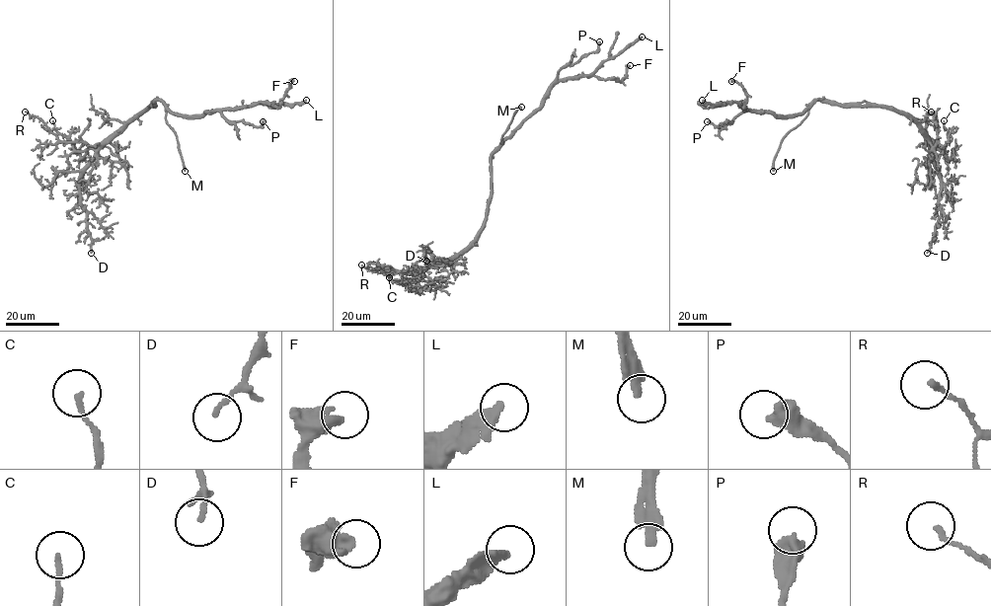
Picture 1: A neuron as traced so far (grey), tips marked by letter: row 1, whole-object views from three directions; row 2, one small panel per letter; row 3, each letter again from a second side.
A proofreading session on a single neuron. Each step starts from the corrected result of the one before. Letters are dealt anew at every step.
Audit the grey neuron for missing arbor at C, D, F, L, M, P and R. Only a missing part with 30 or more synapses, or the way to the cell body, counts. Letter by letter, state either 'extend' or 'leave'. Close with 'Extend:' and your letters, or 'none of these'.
C: leave
D: leave
F: leave
L: extend
M: extend
P: leave
R: leave
Extend: L, M

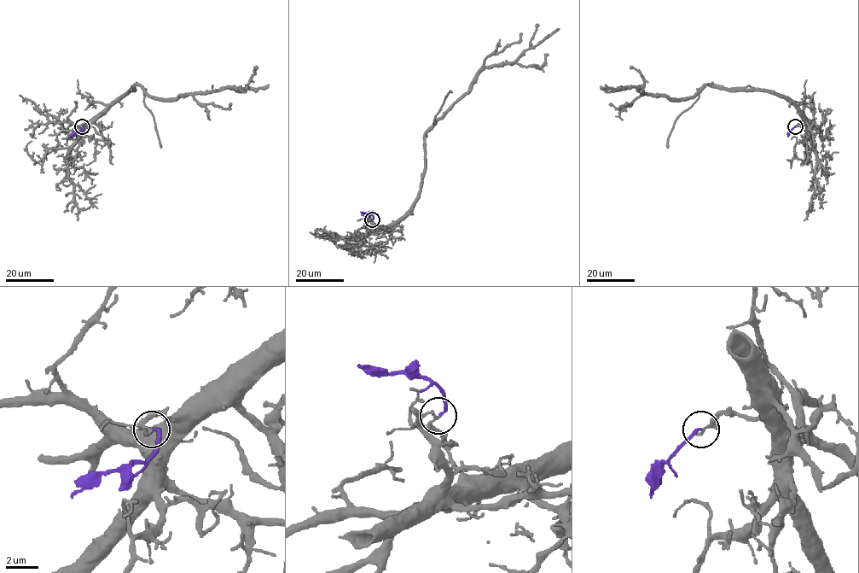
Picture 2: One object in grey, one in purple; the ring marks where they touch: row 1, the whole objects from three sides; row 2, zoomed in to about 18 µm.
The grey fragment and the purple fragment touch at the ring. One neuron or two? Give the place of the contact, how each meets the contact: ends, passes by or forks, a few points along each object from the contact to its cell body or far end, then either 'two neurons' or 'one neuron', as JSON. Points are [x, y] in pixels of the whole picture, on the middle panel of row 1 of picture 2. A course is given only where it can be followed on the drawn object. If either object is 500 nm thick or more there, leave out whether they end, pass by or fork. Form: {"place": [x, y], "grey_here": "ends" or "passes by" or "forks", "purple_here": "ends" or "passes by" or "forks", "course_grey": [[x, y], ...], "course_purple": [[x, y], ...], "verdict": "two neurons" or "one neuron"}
{"place": [372, 219], "grey_here": "passes by", "purple_here": "ends", "course_grey": [[372, 219], [377, 228], [386, 228], [409, 208], [425, 166], [425, 133], [477, 76], [513, 63], [559, 28]], "course_purple": [[372, 219], [371, 213], [360, 212]], "verdict": "two neurons"}

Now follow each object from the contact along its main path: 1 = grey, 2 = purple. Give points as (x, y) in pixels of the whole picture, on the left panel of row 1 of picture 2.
1: (82, 126), (93, 123), (135, 84), (150, 96), (164, 99), (227, 87), (259, 89), (269, 84)
2: (82, 126), (80, 131), (70, 136)

